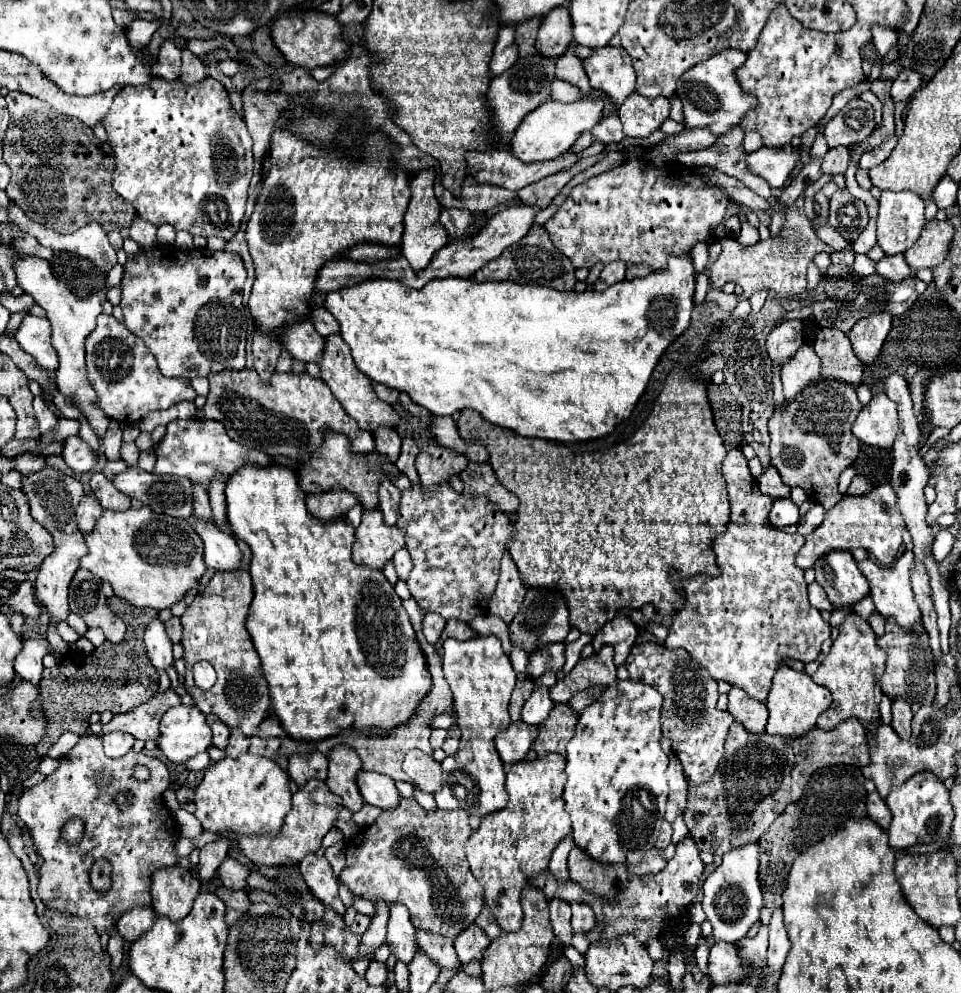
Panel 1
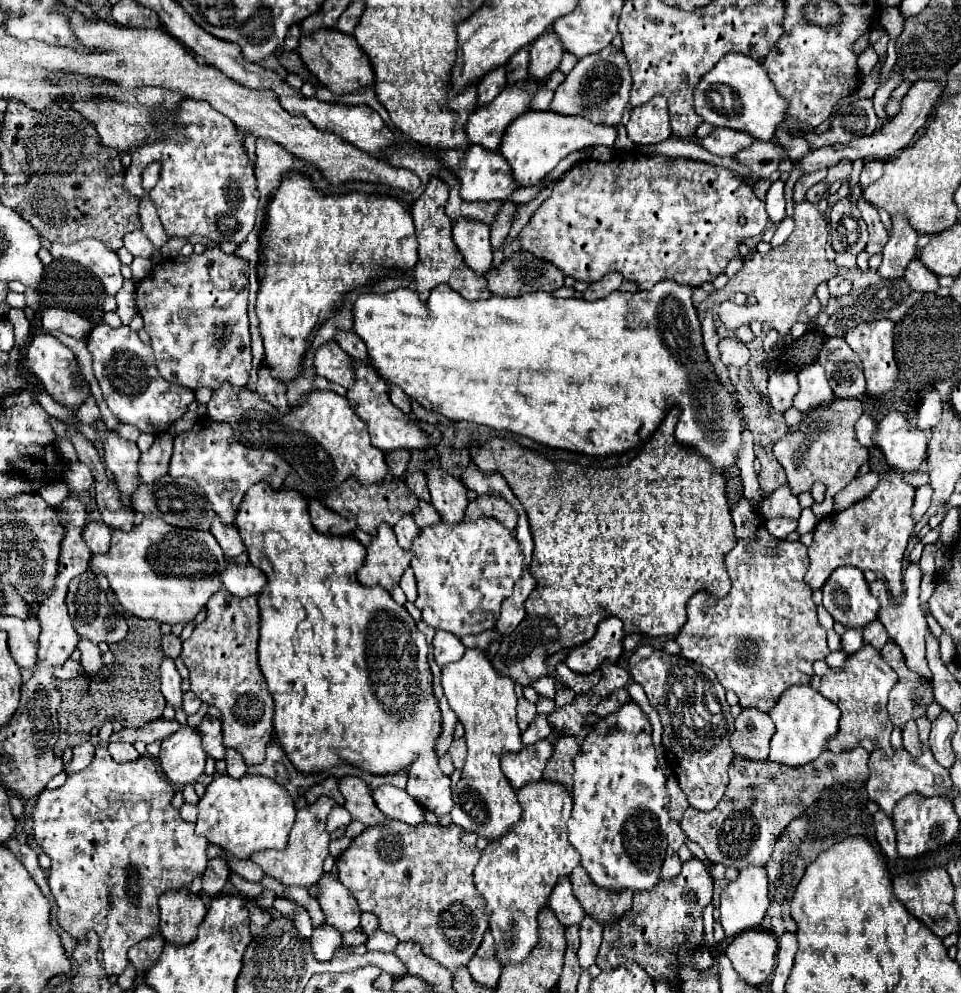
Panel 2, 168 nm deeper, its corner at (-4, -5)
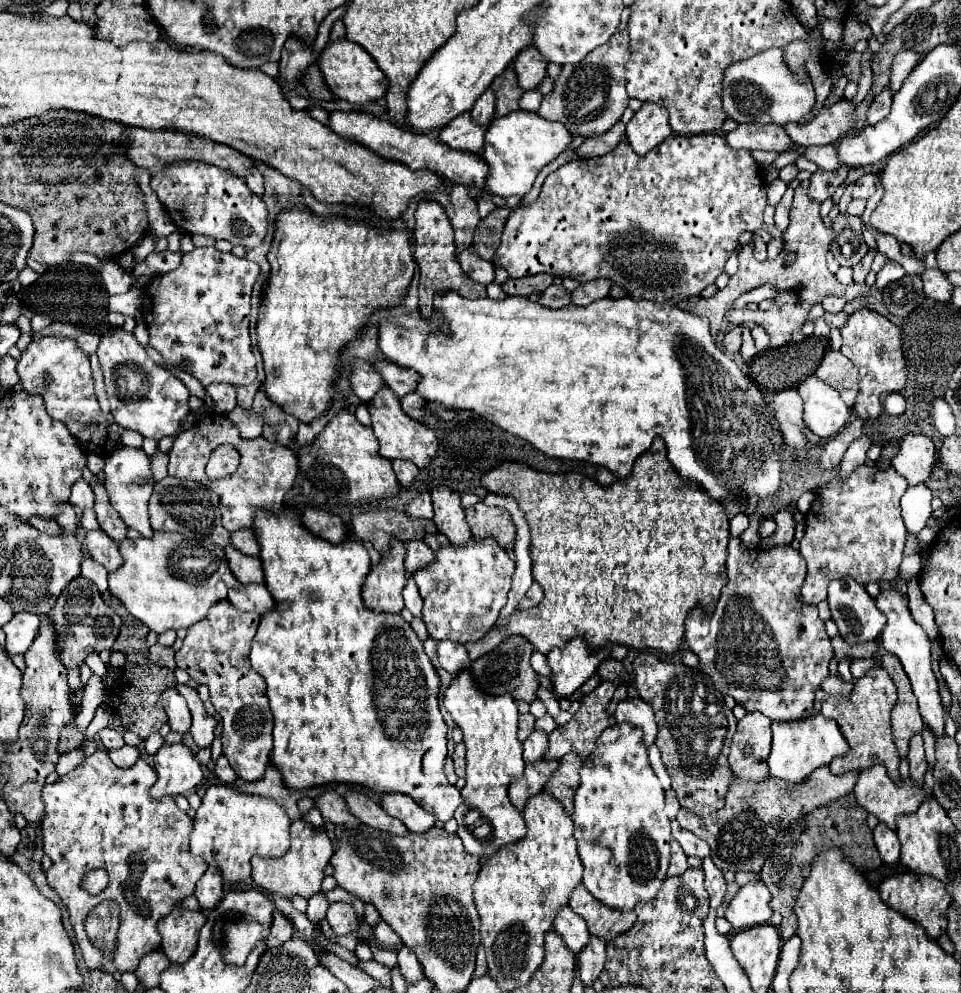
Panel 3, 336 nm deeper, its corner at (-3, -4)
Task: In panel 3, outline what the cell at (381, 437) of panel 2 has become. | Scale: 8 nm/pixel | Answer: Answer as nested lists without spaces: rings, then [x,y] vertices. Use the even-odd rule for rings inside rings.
[[[388,386],[380,388],[378,396],[374,396],[372,402],[368,402],[368,412],[372,418],[372,430],[380,442],[380,454],[384,458],[412,460],[418,468],[424,468],[432,460],[432,456],[436,454],[436,448],[438,448],[434,430],[430,430],[426,424],[420,424],[418,420],[412,420],[410,416],[406,416],[406,412],[400,406],[400,400],[394,396],[394,392]]]

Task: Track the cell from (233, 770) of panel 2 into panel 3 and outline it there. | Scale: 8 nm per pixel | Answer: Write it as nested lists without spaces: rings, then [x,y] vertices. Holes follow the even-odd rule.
[[[222,754],[218,760],[216,760],[216,776],[224,782],[224,784],[232,784],[236,780],[236,772],[234,768],[228,764],[228,758]]]

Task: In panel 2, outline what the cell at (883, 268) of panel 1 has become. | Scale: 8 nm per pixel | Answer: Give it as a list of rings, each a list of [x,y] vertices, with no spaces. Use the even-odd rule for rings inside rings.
[[[913,259],[905,271],[905,281],[909,281],[913,291],[923,291],[923,293],[935,293],[939,287],[937,275],[931,273],[919,259]]]

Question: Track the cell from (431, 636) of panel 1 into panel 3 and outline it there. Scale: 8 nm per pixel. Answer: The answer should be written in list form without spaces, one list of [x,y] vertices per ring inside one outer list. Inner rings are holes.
[[[450,640],[438,642],[438,660],[440,660],[440,666],[450,674],[456,674],[458,670],[470,666],[470,658],[464,644],[456,644]]]

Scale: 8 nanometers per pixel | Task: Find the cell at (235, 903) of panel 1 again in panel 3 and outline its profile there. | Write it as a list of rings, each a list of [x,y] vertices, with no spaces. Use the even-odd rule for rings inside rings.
[[[274,912],[274,918],[272,918],[272,924],[270,924],[270,934],[266,938],[266,944],[268,946],[282,946],[284,940],[290,940],[294,934],[294,928],[290,924],[290,920],[286,920],[286,916],[282,916],[280,912]]]

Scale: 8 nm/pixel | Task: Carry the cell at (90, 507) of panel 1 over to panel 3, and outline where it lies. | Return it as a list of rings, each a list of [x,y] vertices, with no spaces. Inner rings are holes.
[[[92,530],[86,534],[86,550],[108,572],[114,572],[122,564],[118,544],[114,540],[108,540],[108,534],[104,530]]]

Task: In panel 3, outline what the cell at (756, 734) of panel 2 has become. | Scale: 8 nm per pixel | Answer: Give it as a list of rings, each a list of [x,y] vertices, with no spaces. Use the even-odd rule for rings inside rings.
[[[748,712],[738,720],[738,730],[732,738],[728,762],[736,776],[746,780],[764,780],[768,776],[768,754],[770,754],[770,724],[760,712]]]

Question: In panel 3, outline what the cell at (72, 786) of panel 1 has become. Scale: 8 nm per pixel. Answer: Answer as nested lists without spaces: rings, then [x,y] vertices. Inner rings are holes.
[[[96,750],[70,774],[60,776],[58,782],[46,784],[42,790],[46,812],[42,816],[40,828],[44,838],[44,854],[52,858],[52,866],[46,872],[48,884],[58,892],[60,900],[64,902],[70,914],[70,924],[74,926],[76,942],[82,950],[82,958],[88,968],[104,968],[110,974],[134,972],[138,968],[140,956],[160,946],[162,938],[158,934],[156,922],[162,916],[170,914],[170,910],[180,900],[194,894],[196,882],[208,868],[208,862],[202,856],[192,856],[188,848],[188,834],[192,830],[192,820],[188,818],[186,812],[182,812],[176,806],[172,796],[162,796],[160,800],[152,800],[150,796],[152,782],[156,782],[156,772],[146,760],[140,758],[130,768],[116,768],[106,750]],[[94,868],[104,868],[110,874],[108,888],[96,896],[90,894],[86,888],[82,888],[82,880],[86,872]],[[104,900],[114,900],[120,906],[120,928],[118,928],[116,946],[108,952],[96,948],[84,932],[84,918],[96,904]]]

